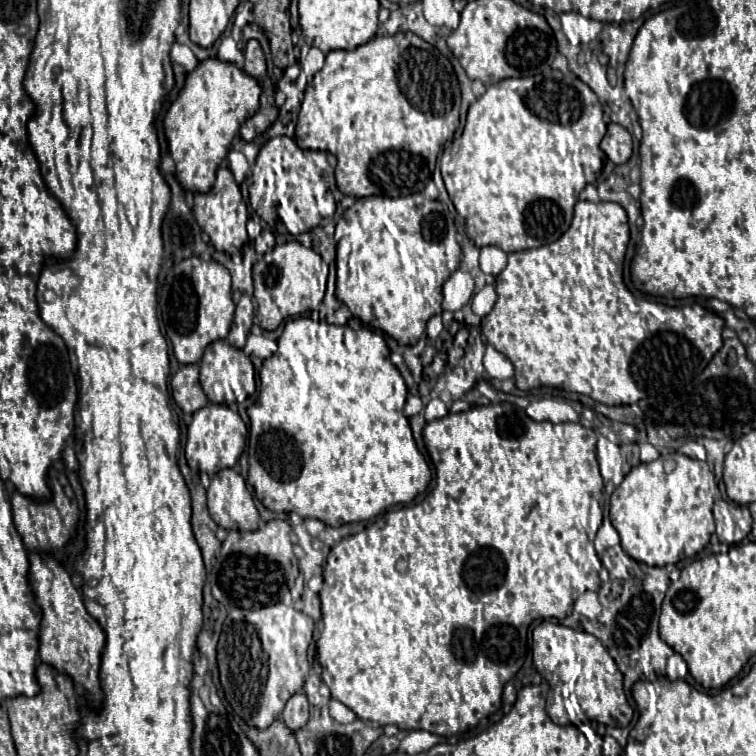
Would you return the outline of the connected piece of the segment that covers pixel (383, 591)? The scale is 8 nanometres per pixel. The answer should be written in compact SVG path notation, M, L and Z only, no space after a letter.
M502 404L472 406L468 412L448 414L440 420L428 422L424 428L424 442L436 466L436 488L420 504L388 510L380 520L342 538L328 554L324 586L318 594L324 628L320 640L316 641L317 661L323 668L321 678L329 686L332 698L354 710L360 720L370 720L380 726L396 724L402 730L426 730L438 736L452 736L474 728L482 718L500 708L504 684L520 670L526 658L526 628L539 618L564 620L580 594L586 590L596 592L600 588L598 573L602 563L593 542L603 520L598 497L602 497L604 480L598 470L596 436L592 428L574 422L534 422L524 410L506 410Z

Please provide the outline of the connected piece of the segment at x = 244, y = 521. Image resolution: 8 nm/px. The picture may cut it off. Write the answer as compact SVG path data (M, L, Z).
M234 468L220 470L212 476L208 488L208 510L212 520L224 530L258 530L260 516L252 494Z

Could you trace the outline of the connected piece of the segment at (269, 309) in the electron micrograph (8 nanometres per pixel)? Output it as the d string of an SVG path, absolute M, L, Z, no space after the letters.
M296 240L276 246L272 252L264 254L264 258L252 268L257 304L255 323L262 330L276 330L286 318L307 312L311 312L313 320L319 320L319 306L325 295L328 273L329 266L321 256Z

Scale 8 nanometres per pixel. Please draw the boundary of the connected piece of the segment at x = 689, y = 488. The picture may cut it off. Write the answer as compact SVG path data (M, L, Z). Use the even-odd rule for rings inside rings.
M670 452L654 462L634 466L610 498L610 520L620 534L624 552L636 562L644 562L646 566L666 566L676 564L684 558L695 557L705 549L714 532L712 504L717 499L716 491L719 491L718 483L708 464L678 452Z

